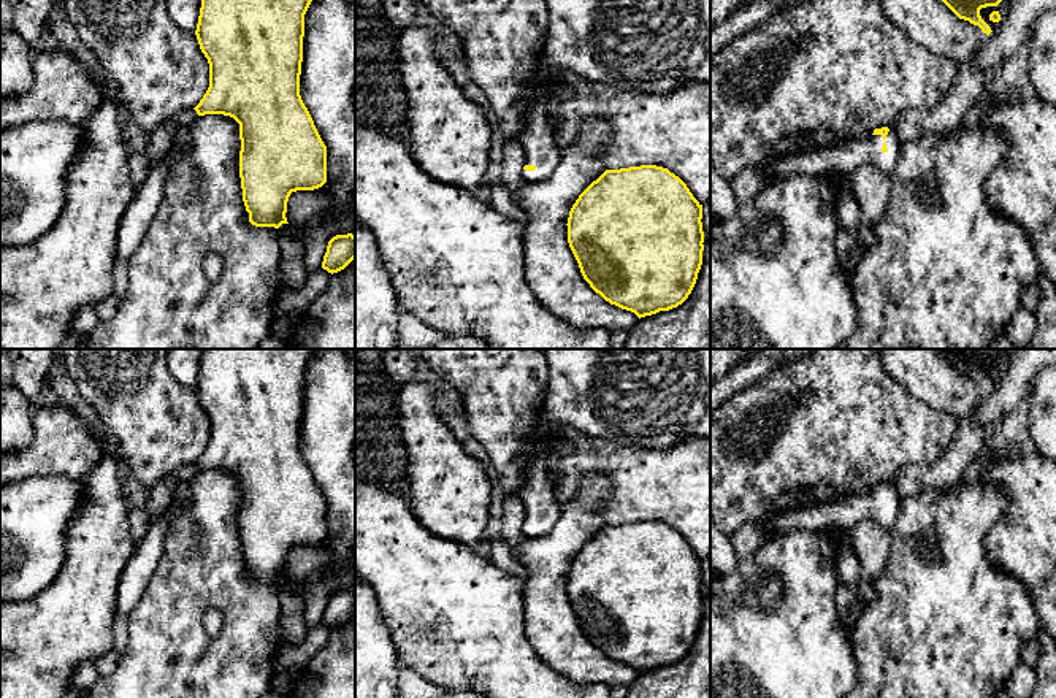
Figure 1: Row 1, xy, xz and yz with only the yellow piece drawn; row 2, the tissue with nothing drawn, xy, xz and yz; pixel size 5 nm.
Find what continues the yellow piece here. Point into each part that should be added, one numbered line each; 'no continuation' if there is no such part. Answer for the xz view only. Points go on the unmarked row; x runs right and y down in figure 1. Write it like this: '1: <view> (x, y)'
1: xz (536, 492)

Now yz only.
1: yz (842, 513)

